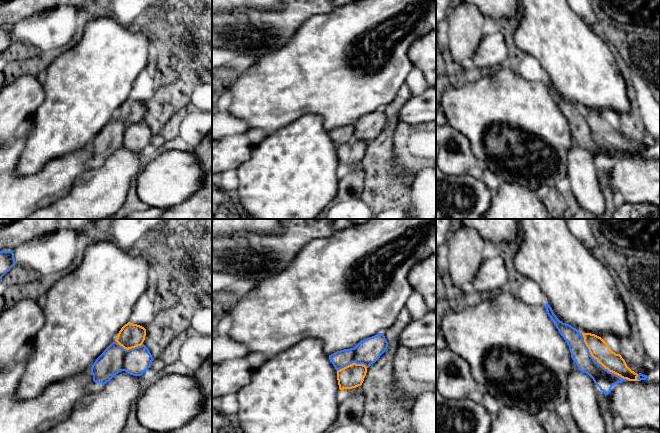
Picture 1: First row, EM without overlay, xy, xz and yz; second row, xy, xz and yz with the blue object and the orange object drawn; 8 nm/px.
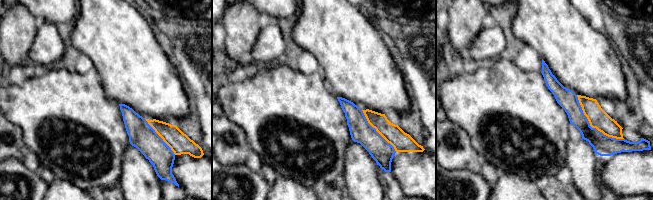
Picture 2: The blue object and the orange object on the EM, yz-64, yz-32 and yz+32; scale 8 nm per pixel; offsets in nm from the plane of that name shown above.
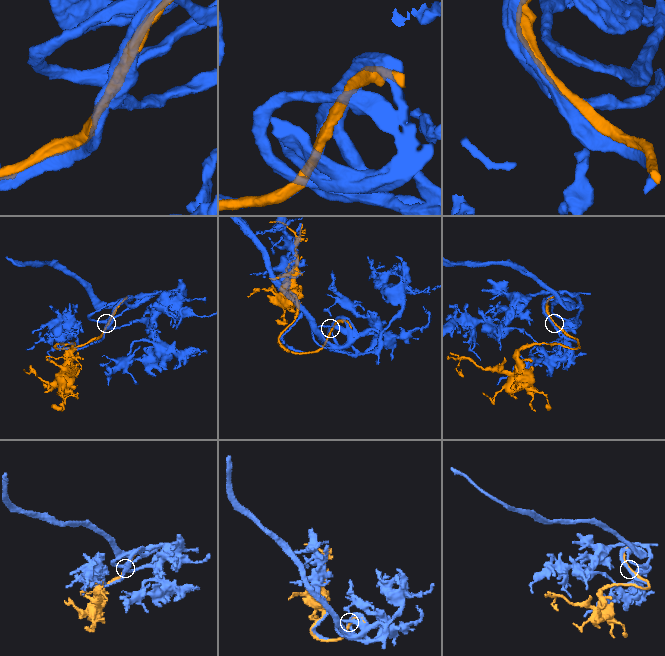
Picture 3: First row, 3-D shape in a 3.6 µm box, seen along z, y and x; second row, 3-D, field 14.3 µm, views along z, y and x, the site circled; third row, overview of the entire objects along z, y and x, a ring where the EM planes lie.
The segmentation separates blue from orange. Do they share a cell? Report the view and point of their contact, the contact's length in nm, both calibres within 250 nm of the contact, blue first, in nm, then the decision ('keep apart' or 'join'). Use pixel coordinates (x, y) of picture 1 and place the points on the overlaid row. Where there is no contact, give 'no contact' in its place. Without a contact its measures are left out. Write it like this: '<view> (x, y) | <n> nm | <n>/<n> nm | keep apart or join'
yz (598, 363) | 550 nm | 150/160 nm | join

